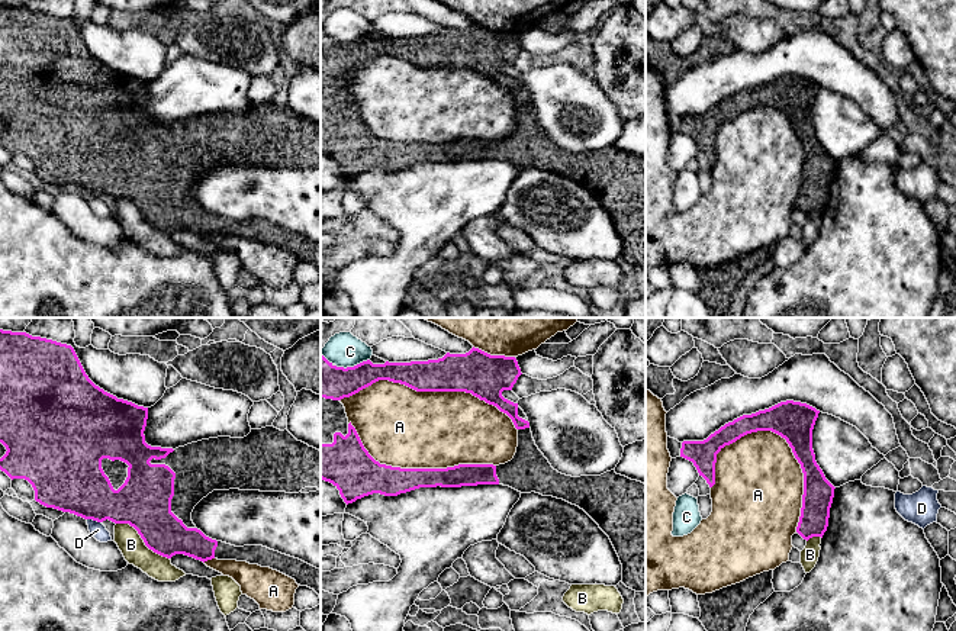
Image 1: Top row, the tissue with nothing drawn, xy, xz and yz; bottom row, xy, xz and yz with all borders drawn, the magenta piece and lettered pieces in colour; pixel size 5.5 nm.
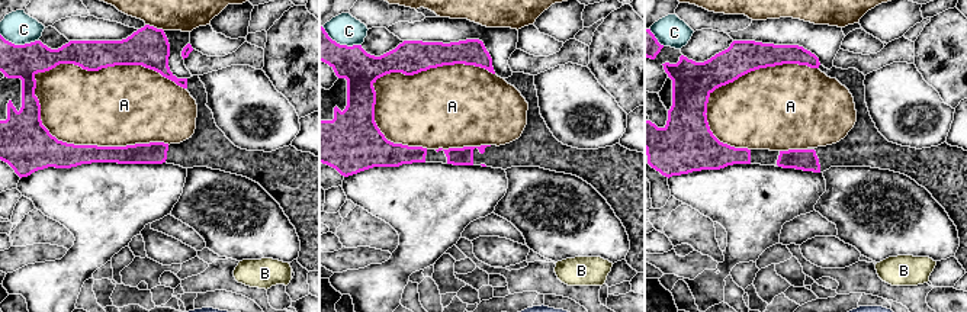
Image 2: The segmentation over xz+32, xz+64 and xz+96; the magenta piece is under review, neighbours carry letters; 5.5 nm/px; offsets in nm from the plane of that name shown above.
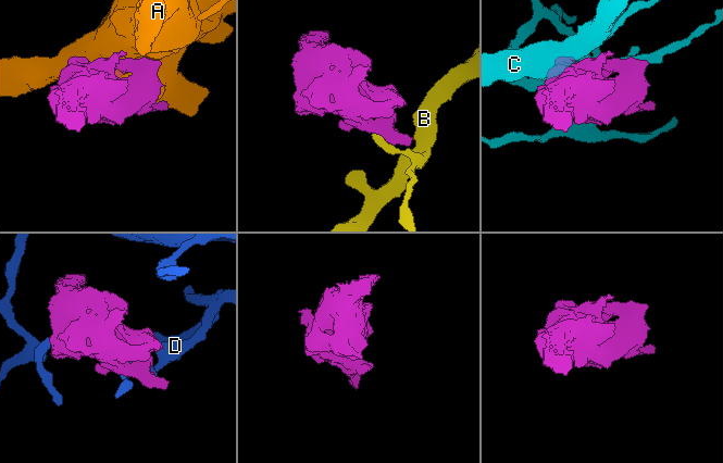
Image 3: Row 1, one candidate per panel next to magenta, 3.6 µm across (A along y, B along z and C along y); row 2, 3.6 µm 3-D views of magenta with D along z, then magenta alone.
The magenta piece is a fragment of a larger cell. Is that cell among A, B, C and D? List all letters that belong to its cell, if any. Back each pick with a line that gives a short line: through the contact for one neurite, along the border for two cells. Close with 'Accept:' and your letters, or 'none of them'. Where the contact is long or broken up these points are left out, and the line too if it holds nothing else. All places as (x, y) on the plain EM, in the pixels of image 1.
Accept: none of them

